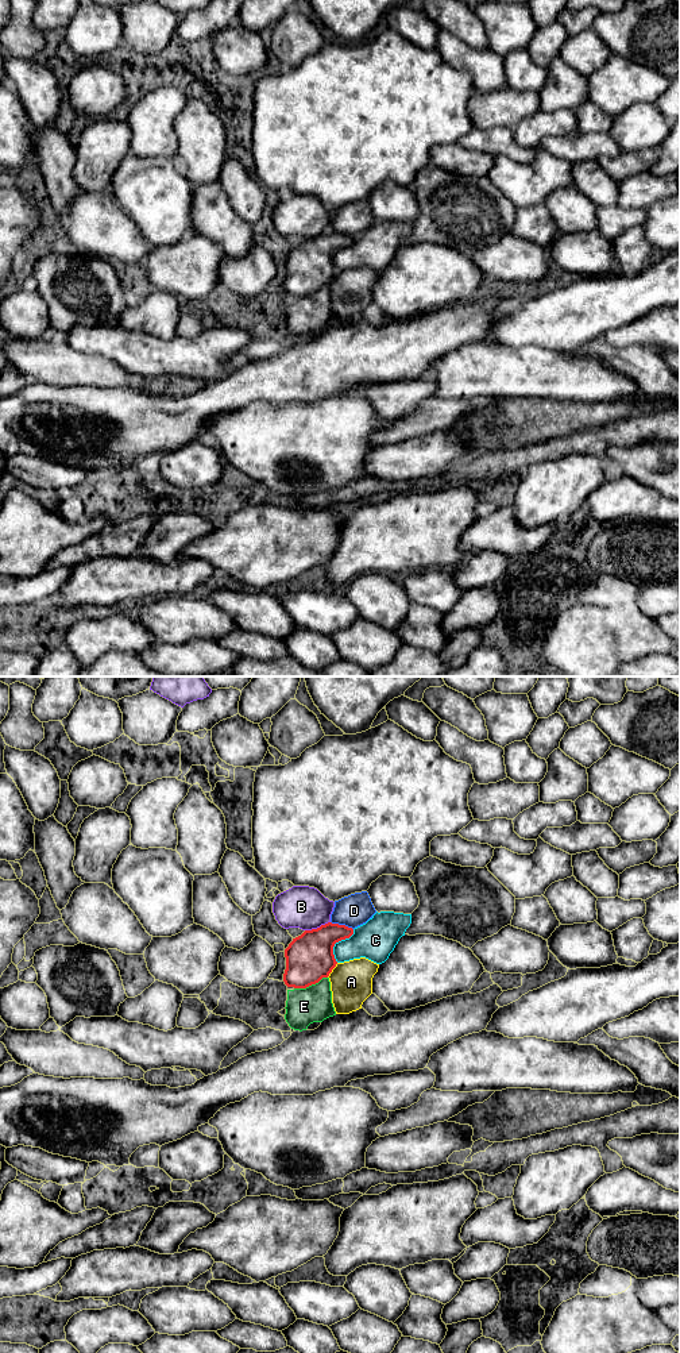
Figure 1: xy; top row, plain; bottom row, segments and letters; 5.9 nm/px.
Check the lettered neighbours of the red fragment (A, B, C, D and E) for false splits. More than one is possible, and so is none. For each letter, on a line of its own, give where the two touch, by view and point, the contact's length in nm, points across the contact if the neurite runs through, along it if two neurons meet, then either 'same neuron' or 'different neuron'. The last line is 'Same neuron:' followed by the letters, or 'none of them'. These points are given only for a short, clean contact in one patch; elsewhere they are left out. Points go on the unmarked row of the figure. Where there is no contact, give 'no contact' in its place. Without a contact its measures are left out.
A: contact xy (332, 277); length 110 nm; different neuron
B: contact xy (317, 236); length 160 nm; different neuron
C: contact xy (336, 250); length 220 nm; different neuron
D: contact xy (342, 234); length 140 nm; different neuron
E: contact xy (310, 293); length 220 nm; different neuron
Same neuron: none of them

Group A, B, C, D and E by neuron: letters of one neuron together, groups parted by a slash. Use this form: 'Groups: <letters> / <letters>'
Groups: A / B / C / D / E

